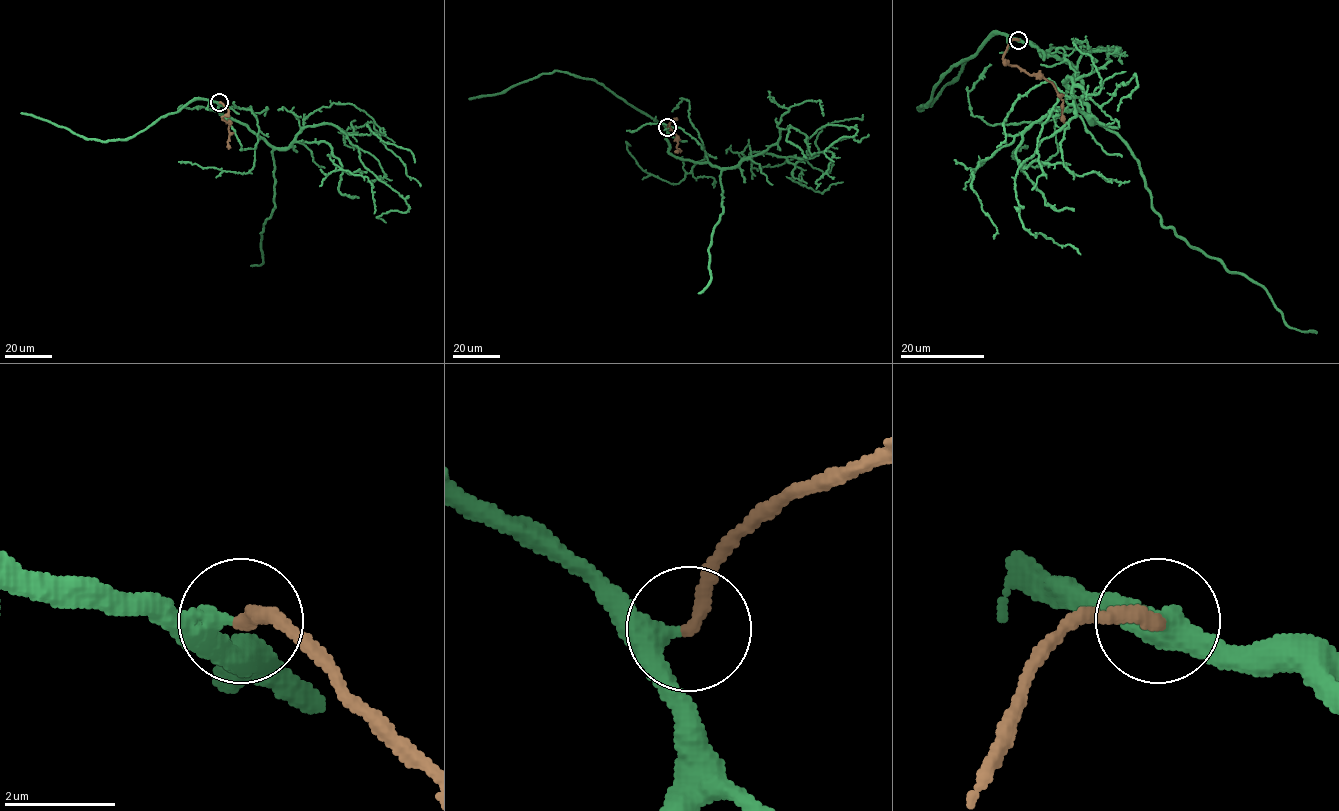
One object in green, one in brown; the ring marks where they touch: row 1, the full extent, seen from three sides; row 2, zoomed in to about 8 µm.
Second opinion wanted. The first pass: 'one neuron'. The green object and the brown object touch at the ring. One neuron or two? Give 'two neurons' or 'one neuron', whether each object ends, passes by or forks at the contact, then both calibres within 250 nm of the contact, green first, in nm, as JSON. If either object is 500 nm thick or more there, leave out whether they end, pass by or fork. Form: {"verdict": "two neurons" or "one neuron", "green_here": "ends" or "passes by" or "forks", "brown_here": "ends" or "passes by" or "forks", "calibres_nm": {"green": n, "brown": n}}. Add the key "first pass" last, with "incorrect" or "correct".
{"verdict": "one neuron", "green_here": "passes by", "brown_here": "ends", "calibres_nm": {"green": 300, "brown": 280}, "first pass": "correct"}

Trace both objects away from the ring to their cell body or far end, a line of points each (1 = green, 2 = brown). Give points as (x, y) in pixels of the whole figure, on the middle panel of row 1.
1: (667, 127), (670, 153), (725, 168), (753, 152), (802, 158), (827, 125), (857, 129), (825, 150), (834, 161)
2: (667, 127), (676, 118), (670, 127), (676, 135), (677, 152)

